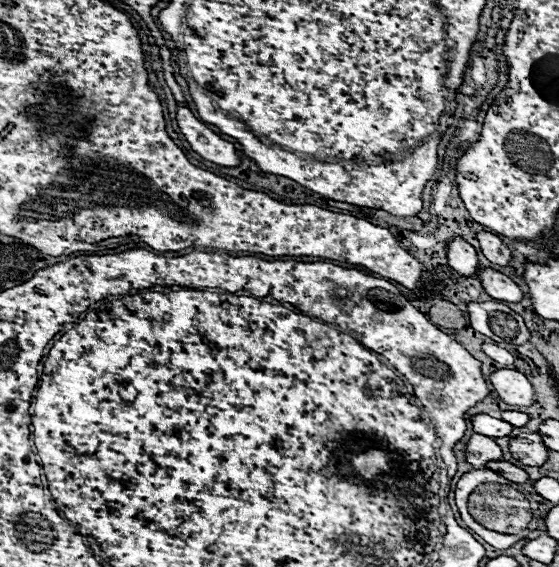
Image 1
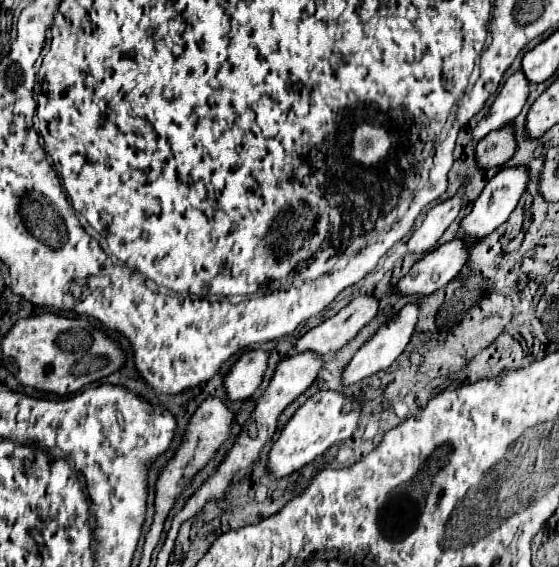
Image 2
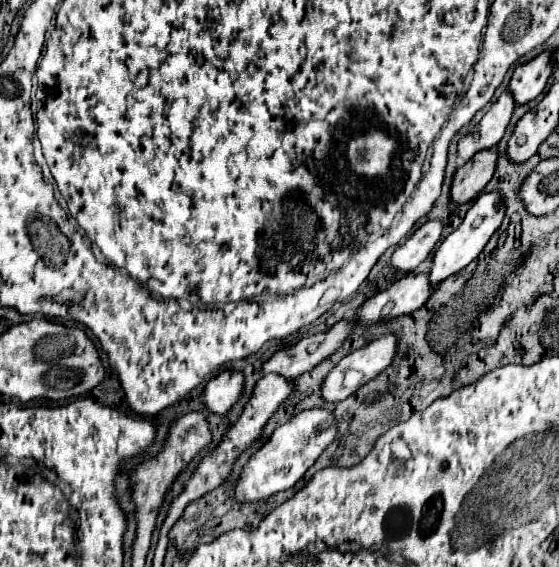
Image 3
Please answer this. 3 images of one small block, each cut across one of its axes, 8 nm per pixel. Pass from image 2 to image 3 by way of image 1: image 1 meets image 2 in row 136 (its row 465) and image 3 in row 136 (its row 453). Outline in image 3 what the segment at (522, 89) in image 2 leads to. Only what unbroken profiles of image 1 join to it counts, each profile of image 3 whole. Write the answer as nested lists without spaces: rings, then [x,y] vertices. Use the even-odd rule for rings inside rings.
[[[504,92],[496,100],[496,104],[492,104],[492,108],[484,114],[484,118],[472,128],[472,132],[458,142],[460,162],[466,164],[472,156],[476,156],[476,152],[480,152],[480,148],[496,146],[510,122],[512,112],[514,112],[512,96],[510,92]]]

